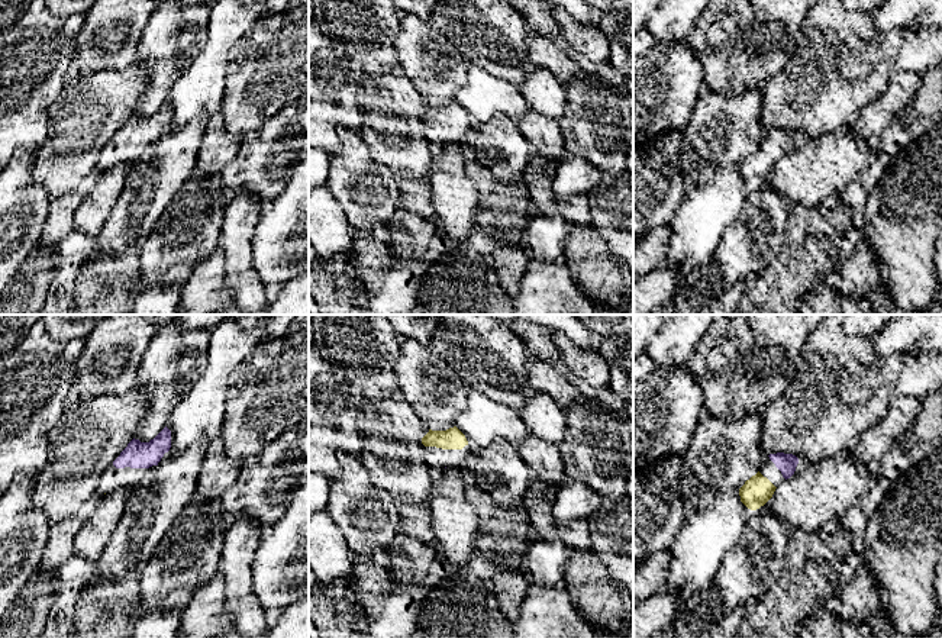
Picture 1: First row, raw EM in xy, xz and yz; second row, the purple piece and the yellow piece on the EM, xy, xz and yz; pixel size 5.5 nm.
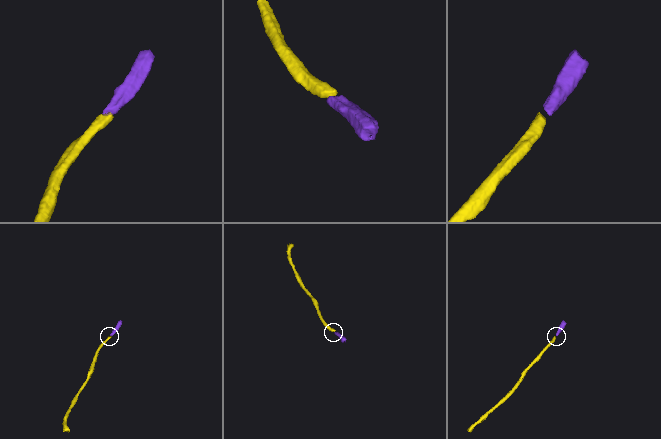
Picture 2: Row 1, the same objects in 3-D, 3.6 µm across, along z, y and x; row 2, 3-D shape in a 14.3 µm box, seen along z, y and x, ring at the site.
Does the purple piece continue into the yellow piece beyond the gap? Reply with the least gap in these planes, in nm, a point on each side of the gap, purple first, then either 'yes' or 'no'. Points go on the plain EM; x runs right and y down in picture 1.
70 nm apart; from purple across yz (783, 151), (773, 160); yes

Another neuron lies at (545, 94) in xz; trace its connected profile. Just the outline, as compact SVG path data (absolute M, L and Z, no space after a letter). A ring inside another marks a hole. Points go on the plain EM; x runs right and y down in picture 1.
M533 67L519 86L530 110L559 122L564 116L567 88L551 71Z

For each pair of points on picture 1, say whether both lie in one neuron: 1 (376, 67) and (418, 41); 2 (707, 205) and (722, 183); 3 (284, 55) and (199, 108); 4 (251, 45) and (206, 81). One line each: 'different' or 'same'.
1: different
2: same
3: different
4: different

